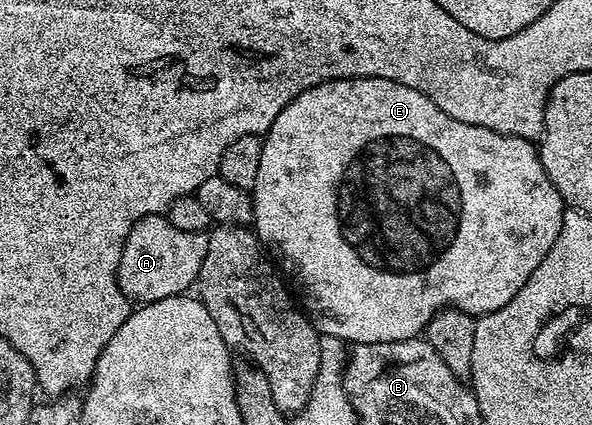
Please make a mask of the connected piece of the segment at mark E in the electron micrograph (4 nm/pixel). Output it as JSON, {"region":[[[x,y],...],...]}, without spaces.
{"region":[[[350,77],[349,79],[337,79],[336,81],[321,83],[292,99],[285,107],[285,111],[281,111],[281,115],[277,115],[277,119],[273,119],[273,127],[267,129],[262,142],[263,150],[261,151],[261,164],[257,167],[257,183],[249,190],[251,206],[253,207],[253,232],[272,254],[275,252],[283,260],[283,265],[287,268],[288,273],[286,273],[286,276],[288,278],[291,276],[303,288],[301,305],[307,316],[311,318],[311,324],[319,330],[322,336],[336,337],[352,346],[368,345],[369,343],[393,343],[394,341],[404,341],[410,337],[419,337],[426,330],[429,319],[433,319],[433,315],[440,309],[450,307],[472,315],[482,315],[497,311],[497,307],[505,307],[505,303],[509,303],[509,299],[513,299],[513,295],[517,295],[517,291],[521,291],[521,287],[525,287],[529,275],[533,275],[537,263],[541,263],[541,259],[545,259],[549,246],[555,242],[555,237],[559,234],[560,227],[563,226],[563,214],[565,212],[563,198],[559,196],[556,189],[549,187],[547,176],[541,167],[538,148],[528,138],[498,133],[489,127],[481,127],[453,119],[441,107],[437,107],[437,103],[433,103],[433,99],[429,99],[421,91],[417,91],[413,87],[405,87],[401,83],[393,83],[389,79]]]}

